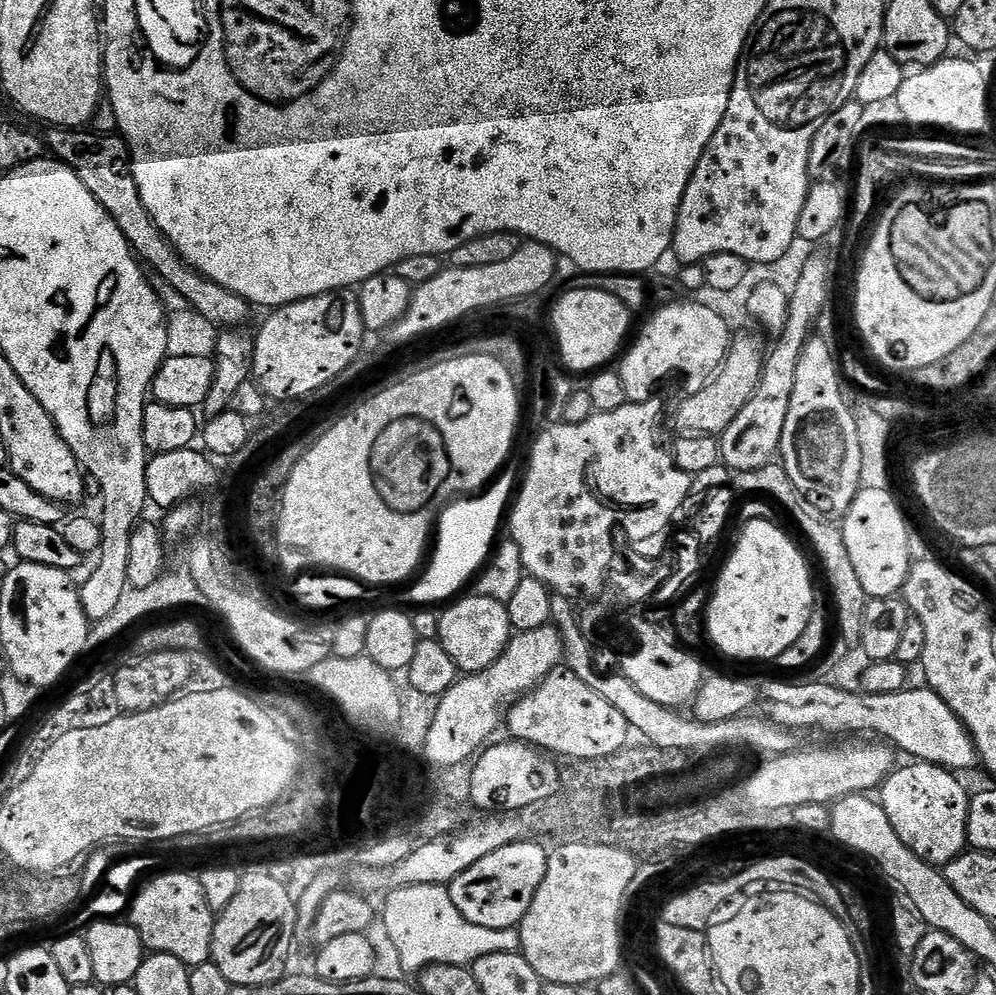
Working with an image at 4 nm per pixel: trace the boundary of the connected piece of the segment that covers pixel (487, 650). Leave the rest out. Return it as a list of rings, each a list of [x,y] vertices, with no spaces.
[[[475,594],[461,595],[455,602],[449,603],[440,617],[440,645],[454,658],[461,673],[471,674],[486,670],[506,650],[514,633],[508,605],[494,602],[494,598],[482,598]]]

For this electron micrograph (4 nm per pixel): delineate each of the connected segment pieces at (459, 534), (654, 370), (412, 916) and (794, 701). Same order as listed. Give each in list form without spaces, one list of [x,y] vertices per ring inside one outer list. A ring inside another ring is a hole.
[[[497,479],[487,491],[473,499],[477,500],[468,508],[468,524],[442,525],[443,523],[441,523],[439,525],[438,536],[440,532],[440,541],[436,544],[436,557],[433,558],[432,565],[428,569],[426,569],[427,567],[423,569],[423,572],[425,571],[424,577],[408,592],[409,602],[416,604],[412,606],[436,606],[432,604],[438,603],[439,600],[451,601],[461,591],[459,588],[468,579],[469,583],[483,569],[493,551],[494,541],[497,539],[497,537],[495,538],[496,527],[499,524],[501,527],[502,517],[505,515],[506,505],[510,500],[507,482],[499,480]],[[504,503],[506,503],[505,508]],[[500,515],[502,515],[501,520]]]
[[[671,302],[657,307],[657,312],[640,328],[640,333],[627,345],[618,371],[622,386],[633,404],[653,399],[656,383],[667,376],[680,376],[685,393],[691,394],[703,388],[720,370],[728,357],[730,343],[729,321],[693,302]]]
[[[445,885],[438,886],[406,886],[387,893],[388,900],[382,904],[382,920],[388,931],[388,940],[396,947],[396,956],[400,964],[408,972],[419,974],[432,964],[463,964],[470,966],[478,958],[486,954],[502,954],[503,952],[520,952],[520,934],[516,928],[506,930],[486,930],[486,926],[474,926],[474,922],[466,922],[454,906],[451,891]]]
[[[772,680],[769,684],[759,685],[758,700],[761,705],[764,703],[763,715],[783,728],[818,728],[826,732],[877,732],[877,737],[883,738],[900,752],[904,751],[913,761],[937,764],[939,768],[955,773],[977,767],[976,743],[972,740],[968,727],[957,718],[954,710],[950,710],[950,706],[946,706],[946,702],[942,702],[937,692],[927,686],[912,687],[905,687],[904,691],[894,694],[870,694],[863,690],[851,692],[848,688],[835,688],[834,685],[823,684],[820,680],[813,684],[791,684],[788,680]]]

